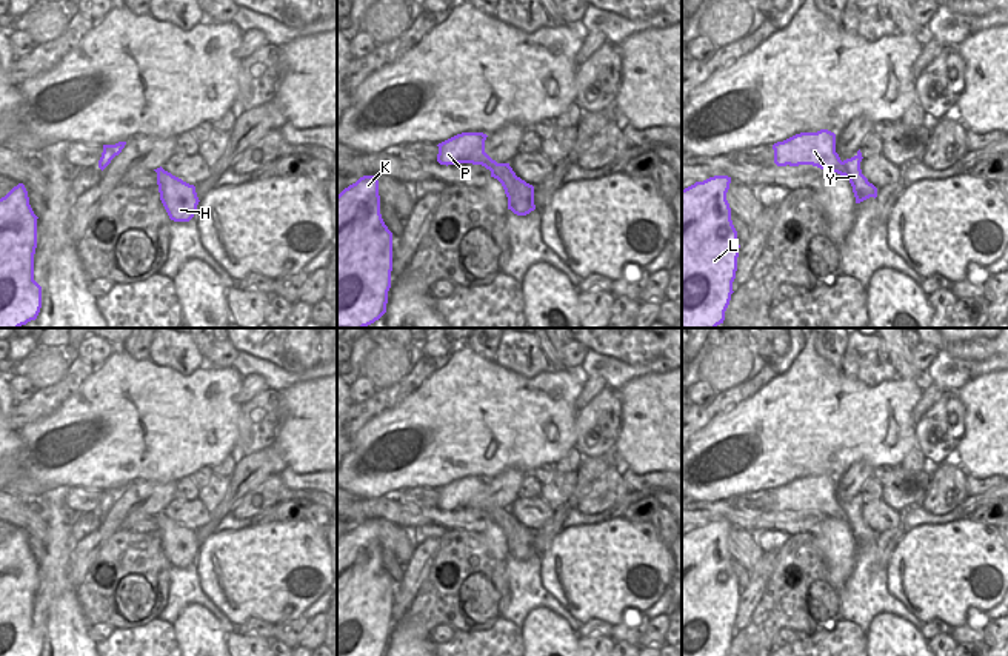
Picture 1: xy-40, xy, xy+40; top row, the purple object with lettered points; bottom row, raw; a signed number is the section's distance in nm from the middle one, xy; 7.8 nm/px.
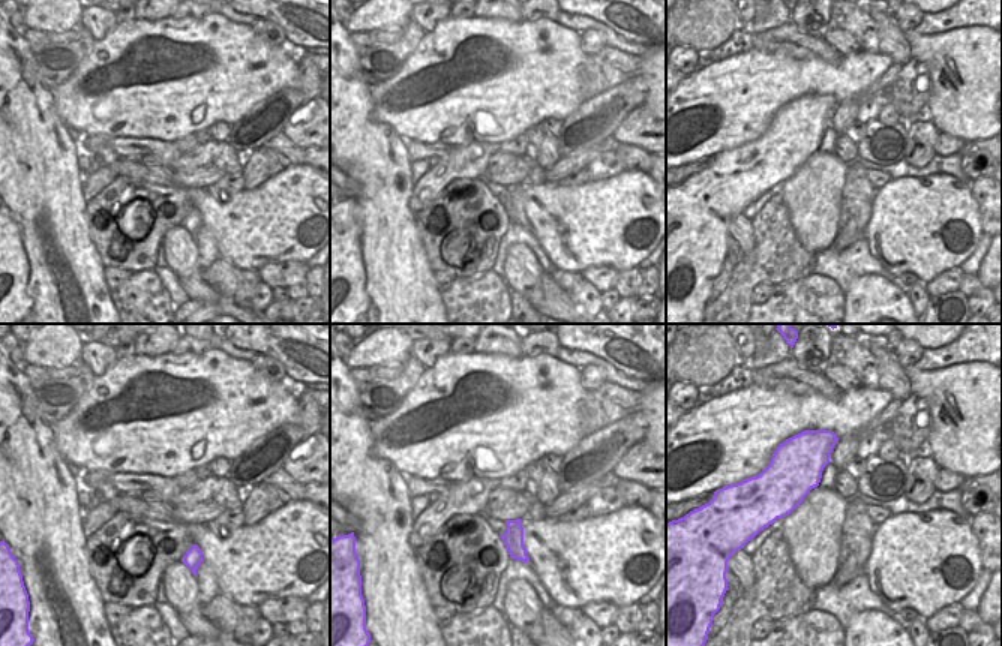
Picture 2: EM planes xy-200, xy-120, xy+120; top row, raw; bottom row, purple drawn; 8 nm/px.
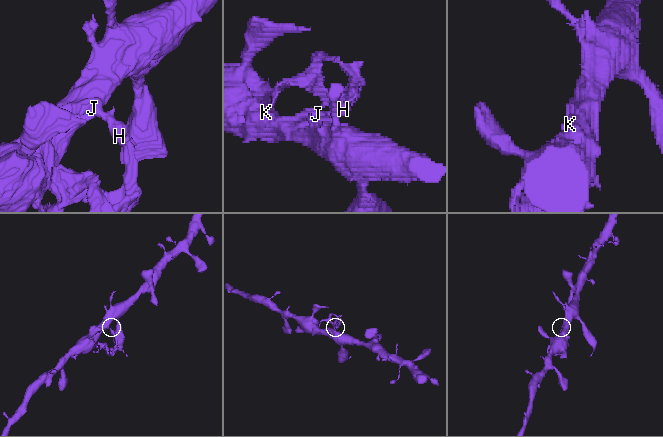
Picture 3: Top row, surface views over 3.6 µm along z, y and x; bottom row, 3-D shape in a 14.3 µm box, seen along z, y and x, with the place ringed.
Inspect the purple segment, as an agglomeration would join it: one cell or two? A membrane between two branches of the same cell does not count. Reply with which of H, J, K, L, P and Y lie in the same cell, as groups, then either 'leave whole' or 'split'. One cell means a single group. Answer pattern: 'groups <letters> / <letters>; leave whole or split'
groups H Y / J K L P; split

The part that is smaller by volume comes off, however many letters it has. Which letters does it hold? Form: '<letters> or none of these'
H, Y

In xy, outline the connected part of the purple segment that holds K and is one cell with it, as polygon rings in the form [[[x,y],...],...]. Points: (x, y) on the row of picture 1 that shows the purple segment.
[[[363,176],[337,196],[337,328],[365,328],[386,313],[392,233],[380,214],[379,180]]]

